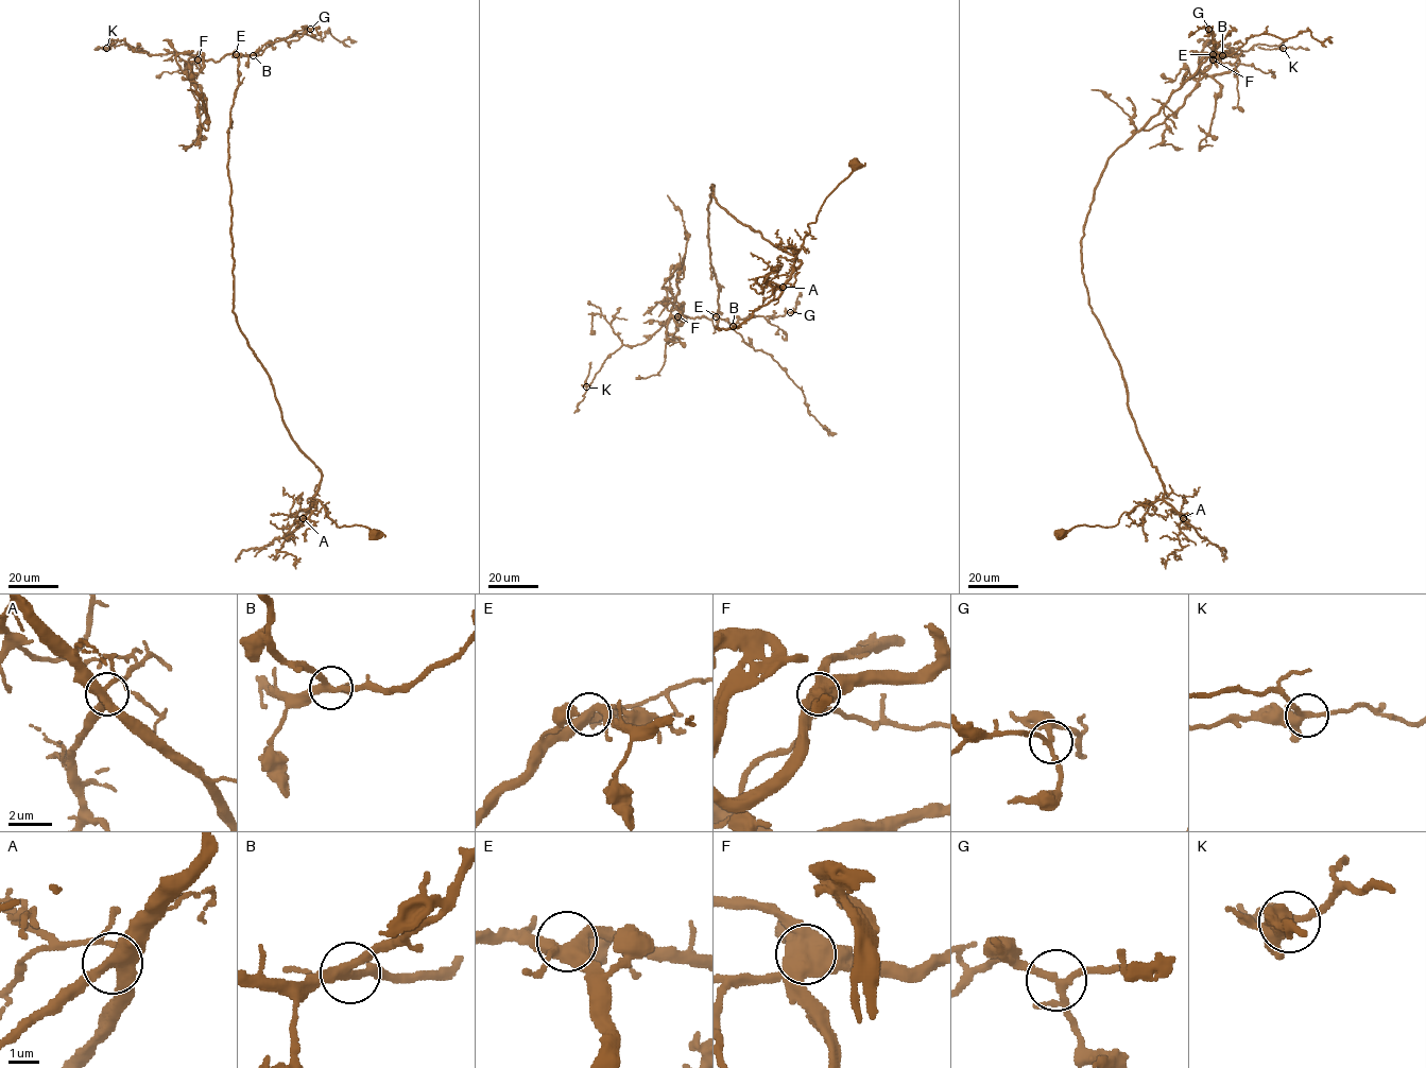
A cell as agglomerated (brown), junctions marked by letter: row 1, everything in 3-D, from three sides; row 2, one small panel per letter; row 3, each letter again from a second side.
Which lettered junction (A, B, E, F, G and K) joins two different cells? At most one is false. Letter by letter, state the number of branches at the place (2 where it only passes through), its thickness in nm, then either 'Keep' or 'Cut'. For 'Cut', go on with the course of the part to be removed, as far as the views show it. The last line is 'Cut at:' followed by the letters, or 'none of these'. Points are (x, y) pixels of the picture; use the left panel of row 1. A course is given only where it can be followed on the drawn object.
A: Branches: 4. Thickness 400 nm. Keep
B: Branches: 4. Thickness 280 nm. Keep
E: Branches: 4. Thickness 440 nm. Keep
F: Branches: 5. Thickness 750 nm. Cut. Course of the part to remove: (198, 59), (189, 59), (187, 72), (199, 96), (198, 116), (207, 130), (208, 118), (201, 97), (187, 89)
G: Branches: 4. Thickness 200 nm. Keep
K: Branches: 4. Thickness 320 nm. Keep
Cut at: F

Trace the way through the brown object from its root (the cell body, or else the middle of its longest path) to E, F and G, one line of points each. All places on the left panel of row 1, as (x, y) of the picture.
E: (375, 533), (338, 527), (314, 500), (320, 470), (292, 438), (270, 376), (233, 311), (227, 136), (236, 54)
F: (375, 533), (338, 527), (314, 500), (320, 470), (292, 438), (233, 311), (227, 136), (238, 59), (198, 59)
G: (375, 533), (338, 527), (314, 500), (320, 470), (292, 438), (233, 311), (227, 136), (237, 54), (310, 29)

